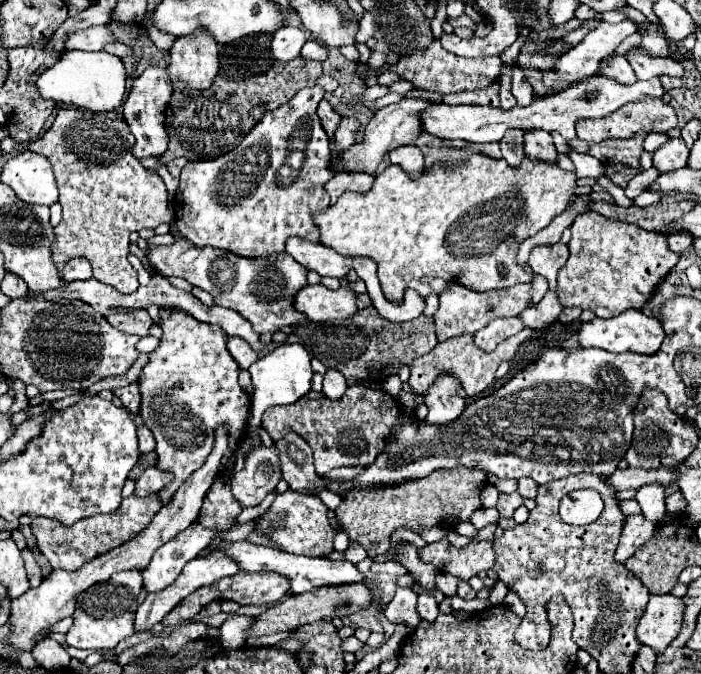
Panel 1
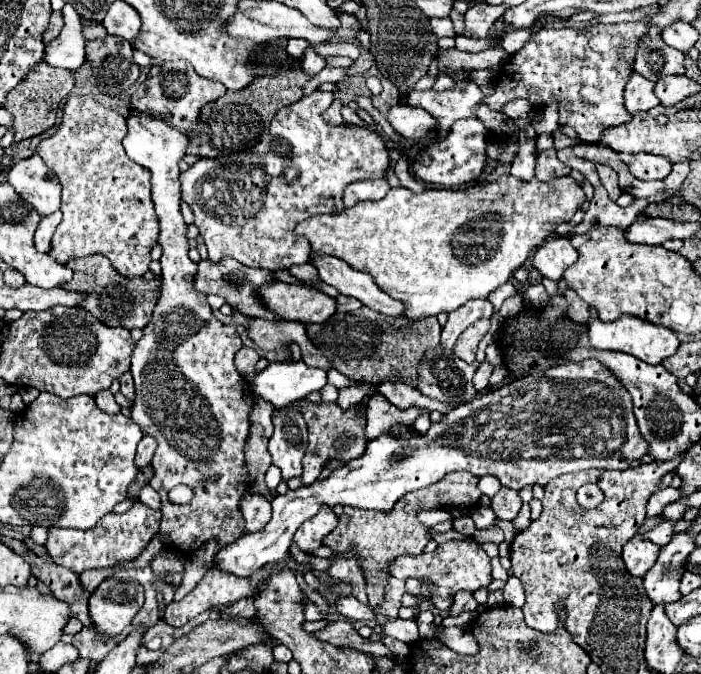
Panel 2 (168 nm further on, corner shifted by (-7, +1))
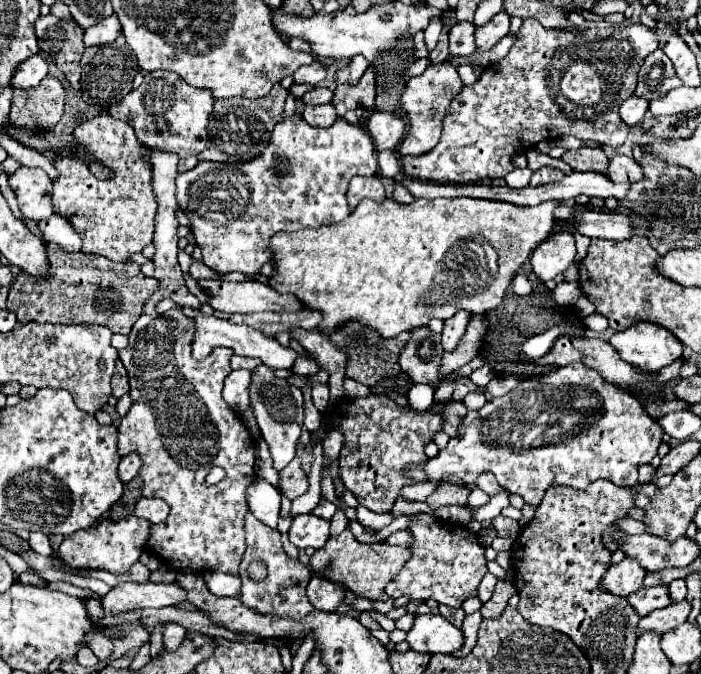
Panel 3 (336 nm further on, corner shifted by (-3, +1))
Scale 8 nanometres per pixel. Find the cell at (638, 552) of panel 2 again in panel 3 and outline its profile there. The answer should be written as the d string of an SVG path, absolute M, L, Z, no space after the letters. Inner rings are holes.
M622 559L620 563L612 565L602 579L602 585L618 595L630 595L634 589L640 589L646 577L646 569L636 559Z

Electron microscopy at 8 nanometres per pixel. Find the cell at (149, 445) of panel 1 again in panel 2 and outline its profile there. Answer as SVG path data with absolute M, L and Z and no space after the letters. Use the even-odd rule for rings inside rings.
M144 435L144 437L142 437L142 441L138 443L138 451L136 451L134 465L138 465L138 469L146 467L146 465L152 461L154 449L156 449L156 441L154 441L154 437L148 437L148 435Z

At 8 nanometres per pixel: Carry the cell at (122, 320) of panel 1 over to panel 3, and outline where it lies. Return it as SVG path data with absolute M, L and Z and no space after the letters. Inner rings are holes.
M48 243L48 259L48 279L36 281L28 273L20 273L10 287L6 307L18 315L20 323L90 323L104 325L112 333L128 335L142 315L144 303L158 289L158 281L142 275L138 263L114 263L102 255L66 253L56 243Z

